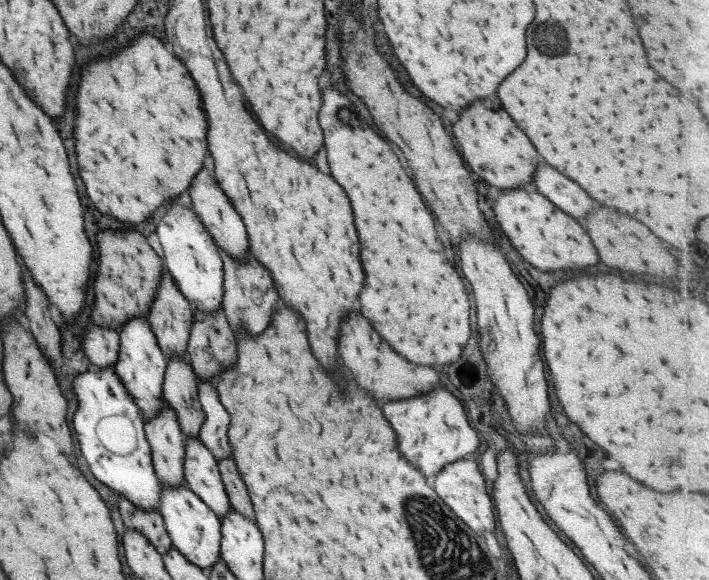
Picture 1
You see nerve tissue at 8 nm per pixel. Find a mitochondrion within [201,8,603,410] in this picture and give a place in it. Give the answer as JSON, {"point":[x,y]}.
{"point":[547,37]}

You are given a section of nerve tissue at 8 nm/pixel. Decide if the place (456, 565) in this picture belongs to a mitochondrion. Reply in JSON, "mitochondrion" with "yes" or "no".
{"mitochondrion":"yes"}

